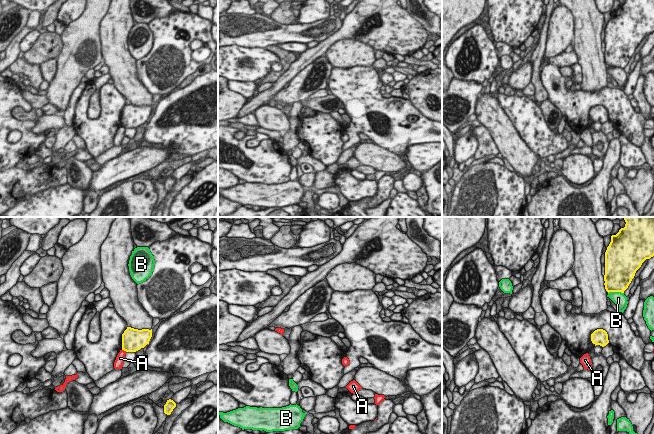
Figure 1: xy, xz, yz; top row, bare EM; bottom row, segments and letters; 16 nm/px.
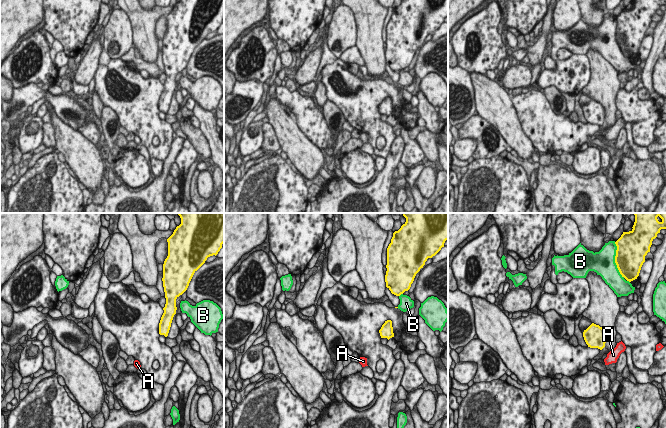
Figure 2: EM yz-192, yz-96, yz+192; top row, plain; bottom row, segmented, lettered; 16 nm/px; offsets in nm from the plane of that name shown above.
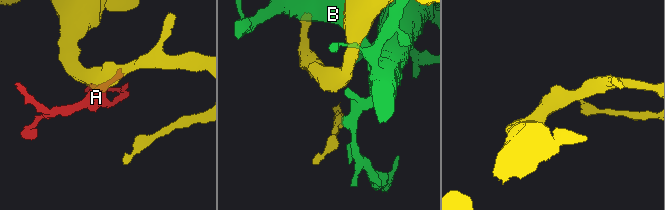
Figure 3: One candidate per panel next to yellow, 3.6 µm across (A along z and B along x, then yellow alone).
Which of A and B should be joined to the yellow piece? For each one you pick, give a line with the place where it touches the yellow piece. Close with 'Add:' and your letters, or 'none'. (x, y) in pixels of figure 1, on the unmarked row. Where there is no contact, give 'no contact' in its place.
Add: none

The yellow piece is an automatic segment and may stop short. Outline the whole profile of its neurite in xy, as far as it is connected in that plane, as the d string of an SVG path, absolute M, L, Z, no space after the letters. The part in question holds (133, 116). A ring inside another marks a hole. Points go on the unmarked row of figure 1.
M127 103L122 110L122 126L126 128L136 128L144 124L152 113L152 105L134 105Z

